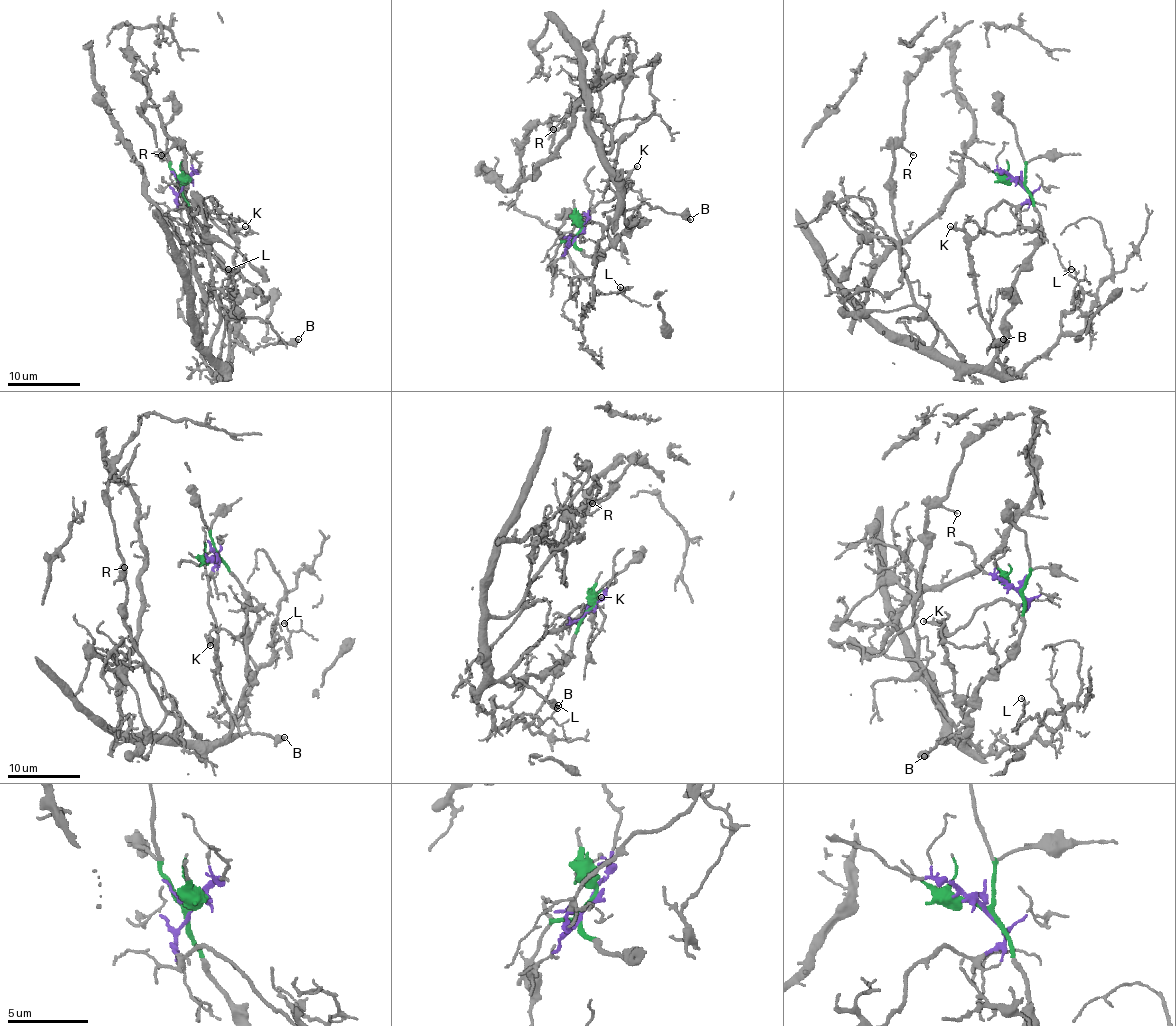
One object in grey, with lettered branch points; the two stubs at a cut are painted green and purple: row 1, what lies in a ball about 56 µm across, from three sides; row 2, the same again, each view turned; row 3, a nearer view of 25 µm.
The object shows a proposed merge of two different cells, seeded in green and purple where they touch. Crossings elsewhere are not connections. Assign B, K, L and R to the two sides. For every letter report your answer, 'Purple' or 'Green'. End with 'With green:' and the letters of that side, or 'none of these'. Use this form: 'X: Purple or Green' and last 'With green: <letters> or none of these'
B: Purple
K: Purple
L: Purple
R: Green
With green: R

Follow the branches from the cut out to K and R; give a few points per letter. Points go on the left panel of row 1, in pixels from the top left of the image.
K: (186, 183), (177, 194), (181, 205), (193, 201), (229, 236), (246, 227)
R: (186, 183), (235, 284), (229, 366), (210, 348), (217, 303), (208, 243), (184, 200), (184, 153), (161, 154)

